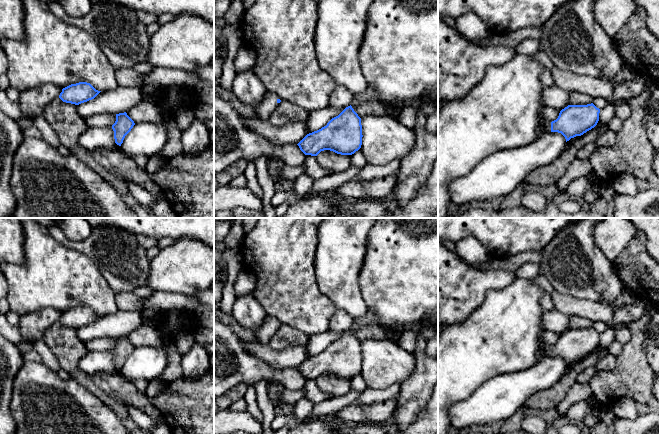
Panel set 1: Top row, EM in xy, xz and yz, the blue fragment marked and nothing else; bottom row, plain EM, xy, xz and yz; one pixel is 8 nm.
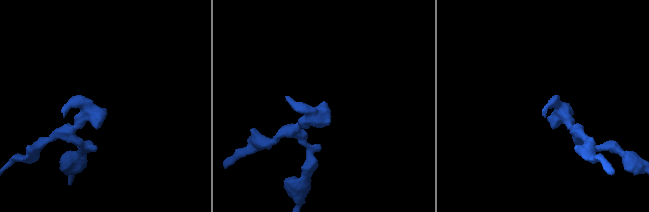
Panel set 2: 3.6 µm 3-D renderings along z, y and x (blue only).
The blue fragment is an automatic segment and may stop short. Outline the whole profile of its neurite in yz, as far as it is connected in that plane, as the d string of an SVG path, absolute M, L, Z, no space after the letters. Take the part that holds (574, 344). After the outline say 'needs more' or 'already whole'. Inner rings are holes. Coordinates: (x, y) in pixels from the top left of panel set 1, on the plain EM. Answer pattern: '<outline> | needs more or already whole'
M593 327L568 329L560 335L556 344L546 345L544 351L547 356L561 357L567 366L594 352L599 345L599 337L600 333Z | needs more

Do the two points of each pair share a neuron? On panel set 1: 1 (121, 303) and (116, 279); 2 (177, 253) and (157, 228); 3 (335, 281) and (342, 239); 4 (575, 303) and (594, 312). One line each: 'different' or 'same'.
1: different
2: different
3: same
4: same

